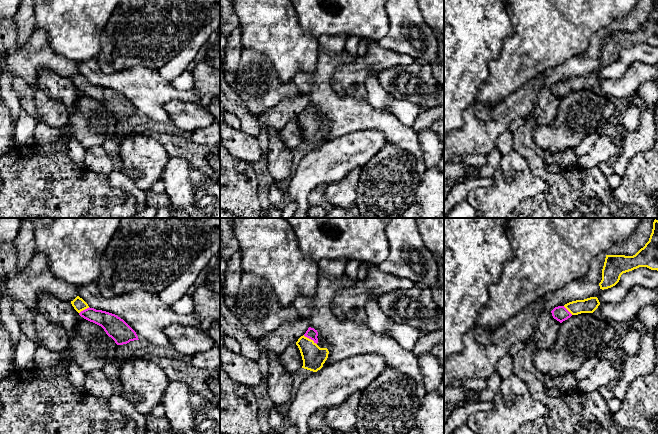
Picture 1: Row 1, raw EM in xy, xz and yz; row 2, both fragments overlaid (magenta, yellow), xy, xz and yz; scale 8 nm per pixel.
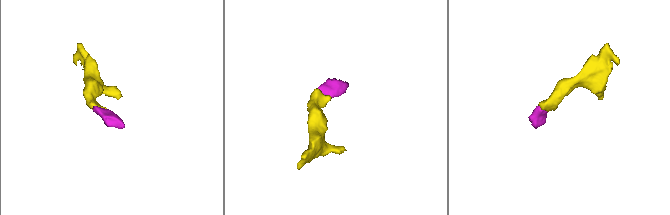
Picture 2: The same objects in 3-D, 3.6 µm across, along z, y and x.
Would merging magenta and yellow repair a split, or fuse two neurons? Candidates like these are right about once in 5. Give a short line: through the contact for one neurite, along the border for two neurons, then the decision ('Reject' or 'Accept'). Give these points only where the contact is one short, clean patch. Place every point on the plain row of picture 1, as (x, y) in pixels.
Line: xz (311, 109), (310, 114), (310, 128), (313, 132). Accept

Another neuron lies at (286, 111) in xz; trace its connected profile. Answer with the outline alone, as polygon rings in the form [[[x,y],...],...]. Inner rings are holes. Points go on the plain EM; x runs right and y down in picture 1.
[[[298,95],[292,99],[285,99],[275,107],[267,110],[258,117],[261,127],[260,134],[256,137],[262,151],[262,157],[266,159],[269,144],[269,129],[280,131],[285,125],[296,120],[309,104],[307,97]]]

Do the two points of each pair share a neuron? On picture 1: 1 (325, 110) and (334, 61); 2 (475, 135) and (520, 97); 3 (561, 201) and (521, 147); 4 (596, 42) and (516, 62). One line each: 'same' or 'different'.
1: same
2: same
3: same
4: different

